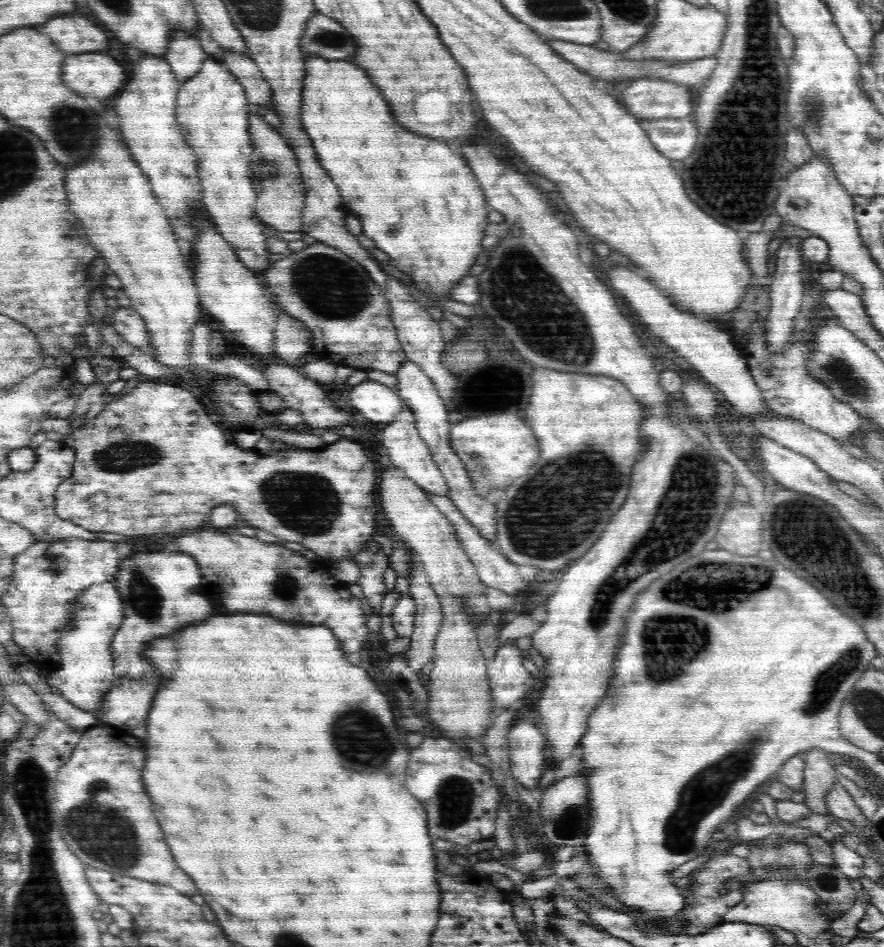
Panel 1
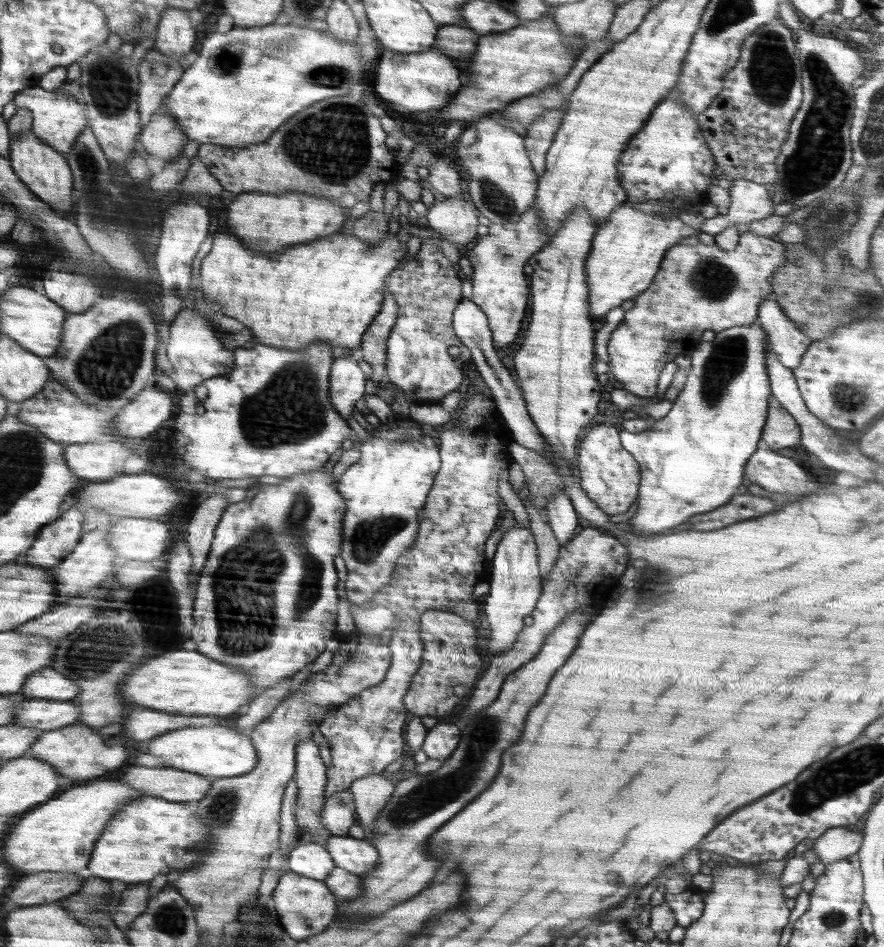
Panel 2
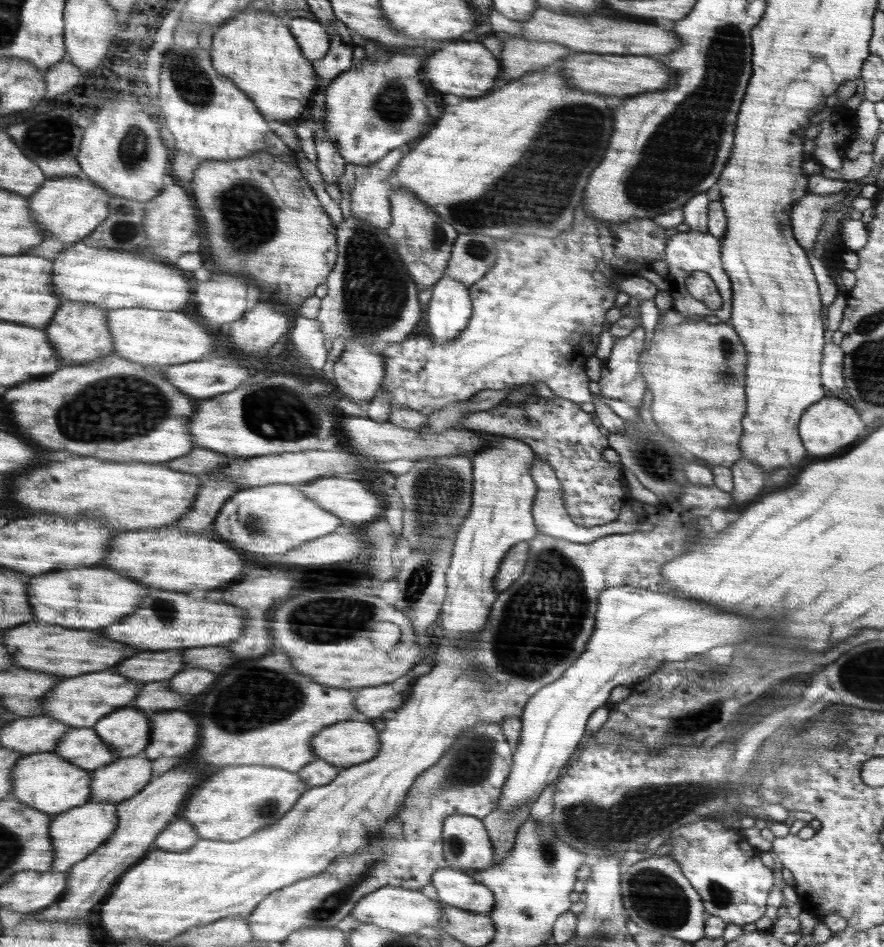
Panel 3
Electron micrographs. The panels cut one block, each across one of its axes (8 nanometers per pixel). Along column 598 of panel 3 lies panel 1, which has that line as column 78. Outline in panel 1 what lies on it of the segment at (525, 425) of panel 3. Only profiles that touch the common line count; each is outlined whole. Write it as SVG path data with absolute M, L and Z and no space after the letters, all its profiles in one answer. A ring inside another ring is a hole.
M149 379L141 380L126 396L120 396L118 401L100 405L95 410L94 418L87 421L86 417L86 422L79 429L65 436L65 443L76 451L76 460L74 460L72 474L66 480L61 481L60 486L56 488L54 509L56 509L56 515L60 516L61 519L69 520L90 532L115 532L132 538L144 538L150 534L171 533L182 530L182 528L200 527L204 520L209 520L214 508L218 508L222 504L231 504L236 506L235 509L239 518L246 520L251 527L271 532L284 541L303 544L326 563L328 560L352 561L353 554L358 554L364 548L366 542L372 541L374 532L378 528L376 514L380 509L378 508L378 496L376 496L376 465L366 457L364 449L358 446L356 440L342 440L340 438L334 443L324 445L319 449L285 447L280 449L278 456L258 454L256 451L236 446L231 441L230 433L226 432L228 428L214 423L202 403L194 397L192 392L184 390L181 386L170 386L170 384L157 383Z

